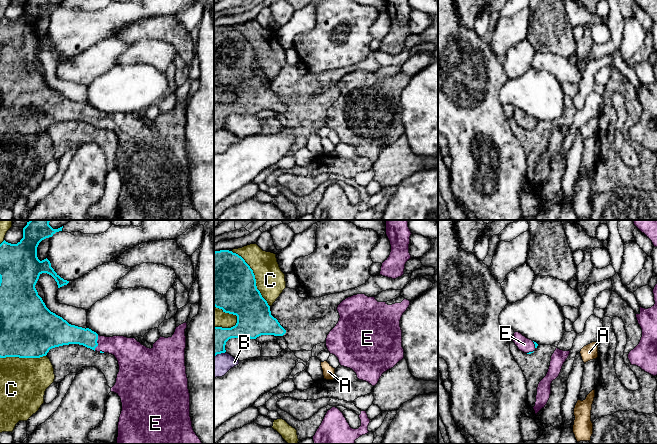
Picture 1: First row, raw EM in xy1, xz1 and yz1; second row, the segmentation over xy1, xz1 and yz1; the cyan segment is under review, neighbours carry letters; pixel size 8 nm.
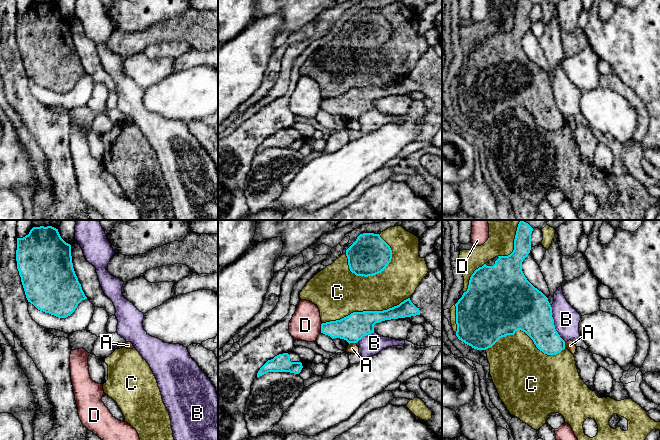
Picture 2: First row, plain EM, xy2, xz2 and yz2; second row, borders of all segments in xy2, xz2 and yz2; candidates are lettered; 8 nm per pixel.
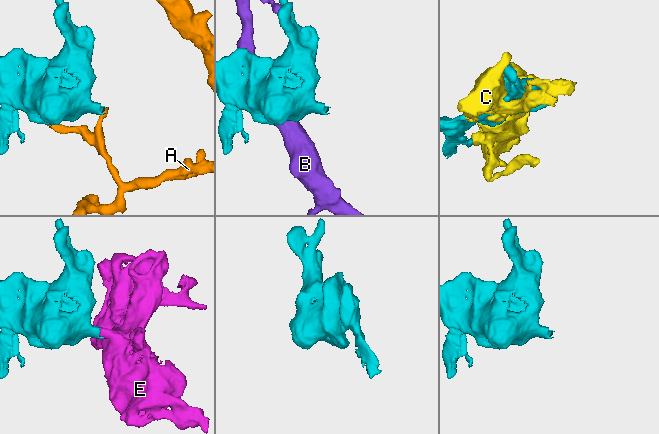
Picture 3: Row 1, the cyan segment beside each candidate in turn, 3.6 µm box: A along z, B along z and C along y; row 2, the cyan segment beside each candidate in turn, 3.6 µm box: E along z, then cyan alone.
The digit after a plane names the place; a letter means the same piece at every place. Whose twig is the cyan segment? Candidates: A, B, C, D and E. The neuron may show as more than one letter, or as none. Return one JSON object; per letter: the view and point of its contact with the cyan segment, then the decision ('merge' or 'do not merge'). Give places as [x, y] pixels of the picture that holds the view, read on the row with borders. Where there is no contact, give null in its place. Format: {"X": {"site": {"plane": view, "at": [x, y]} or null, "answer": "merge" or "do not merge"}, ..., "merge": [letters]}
{"A": {"site": {"plane": "xz2", "at": [352, 342]}, "answer": "do not merge"}, "B": {"site": {"plane": "yz2", "at": [553, 323]}, "answer": "do not merge"}, "C": {"site": {"plane": "xz2", "at": [365, 311]}, "answer": "do not merge"}, "D": {"site": {"plane": "xz2", "at": [321, 328]}, "answer": "do not merge"}, "E": {"site": {"plane": "xy1", "at": [97, 343]}, "answer": "merge"}, "merge": ["E"]}

